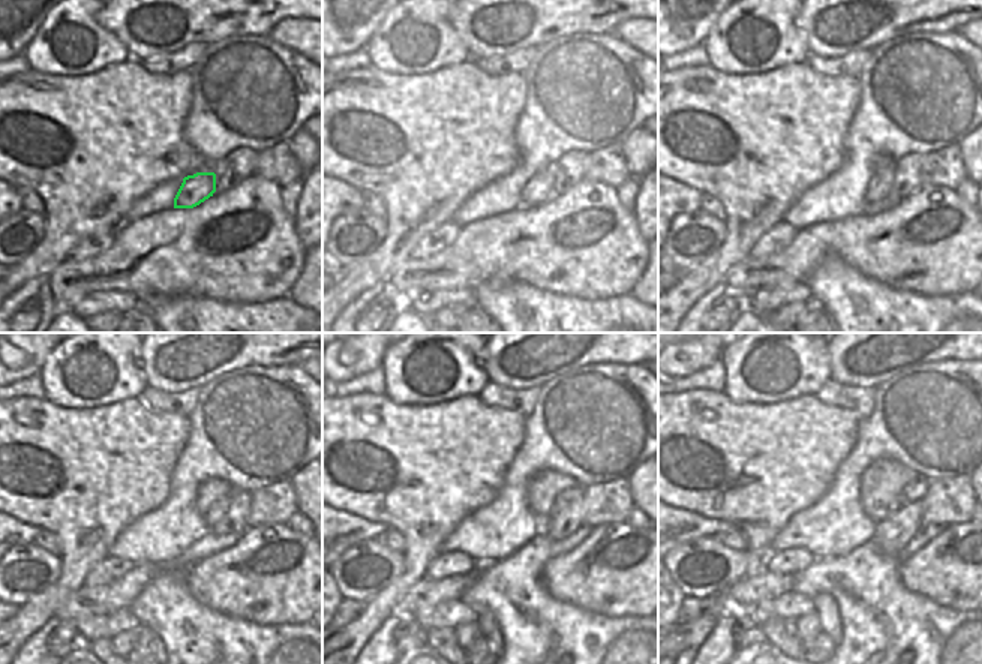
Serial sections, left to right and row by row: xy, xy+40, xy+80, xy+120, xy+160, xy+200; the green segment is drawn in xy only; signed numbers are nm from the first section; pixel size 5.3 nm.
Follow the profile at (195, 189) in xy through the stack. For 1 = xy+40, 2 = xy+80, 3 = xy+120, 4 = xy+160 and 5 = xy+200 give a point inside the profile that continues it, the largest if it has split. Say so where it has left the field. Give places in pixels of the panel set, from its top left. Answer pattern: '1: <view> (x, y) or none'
1: xy+40 (538, 189)
2: xy+80 (882, 179)
3: xy+120 (218, 510)
4: xy+160 (574, 492)
5: xy+200 (913, 492)

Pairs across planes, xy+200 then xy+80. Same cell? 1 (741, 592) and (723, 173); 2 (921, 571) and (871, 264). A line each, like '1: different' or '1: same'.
1: different
2: same

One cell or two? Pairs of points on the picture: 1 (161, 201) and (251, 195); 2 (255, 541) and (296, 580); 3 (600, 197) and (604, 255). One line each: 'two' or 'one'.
1: two
2: one
3: one

